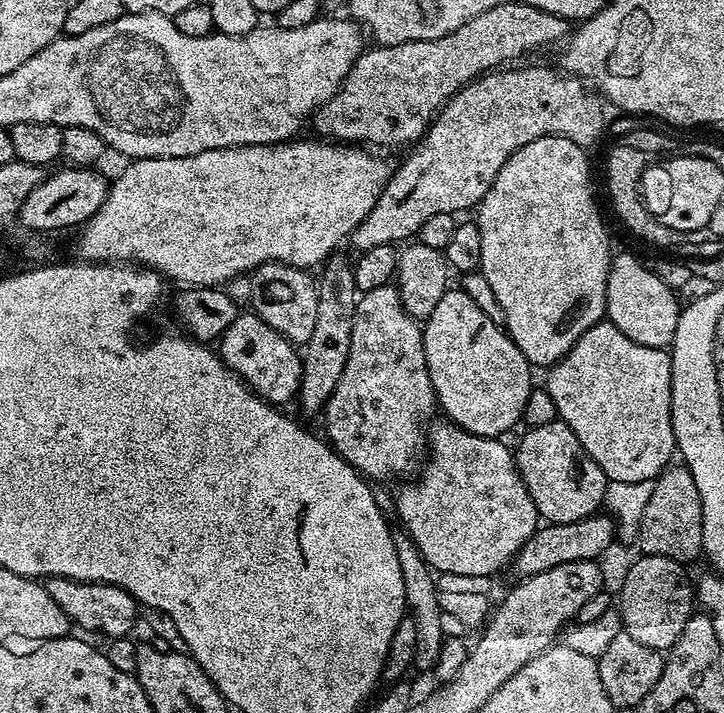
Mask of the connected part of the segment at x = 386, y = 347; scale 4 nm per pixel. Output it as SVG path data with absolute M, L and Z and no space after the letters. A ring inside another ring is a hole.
M392 284L386 286L378 286L378 290L370 290L363 293L357 299L356 313L352 319L352 333L350 334L350 354L346 358L346 366L342 370L342 378L338 378L338 382L334 386L334 394L330 394L330 398L324 403L322 409L322 417L324 416L324 428L326 439L329 444L335 448L336 452L344 459L345 462L355 468L361 476L369 481L388 480L391 476L404 476L412 468L412 460L416 460L426 448L426 425L429 423L430 417L433 415L434 409L437 407L436 395L434 394L434 386L430 382L430 370L426 366L426 350L424 349L424 329L421 321L415 320L410 314L406 314L406 310L402 306L402 298L398 294L398 290Z

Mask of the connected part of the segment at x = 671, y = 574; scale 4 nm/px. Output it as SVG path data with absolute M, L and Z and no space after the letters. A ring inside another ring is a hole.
M640 554L620 584L618 611L623 631L642 642L642 646L655 648L661 654L667 653L674 642L678 642L682 630L686 630L686 622L694 615L694 584L688 581L688 572L684 568L687 567L679 560Z

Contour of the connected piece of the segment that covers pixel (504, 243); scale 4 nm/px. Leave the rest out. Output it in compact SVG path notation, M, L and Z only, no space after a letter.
M543 136L511 156L498 170L498 178L478 205L478 223L482 234L482 258L478 271L490 282L498 297L498 306L506 313L503 327L508 337L522 350L529 365L541 370L557 364L590 330L601 323L606 313L606 282L614 255L608 241L608 228L600 217L596 196L592 193L589 153L565 136Z

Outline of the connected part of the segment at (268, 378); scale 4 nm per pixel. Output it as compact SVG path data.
M251 310L241 311L234 322L226 326L218 341L218 355L228 369L241 376L245 384L267 404L284 406L300 389L302 362L297 345L278 334L274 326L266 326L266 322L262 322L262 318Z

